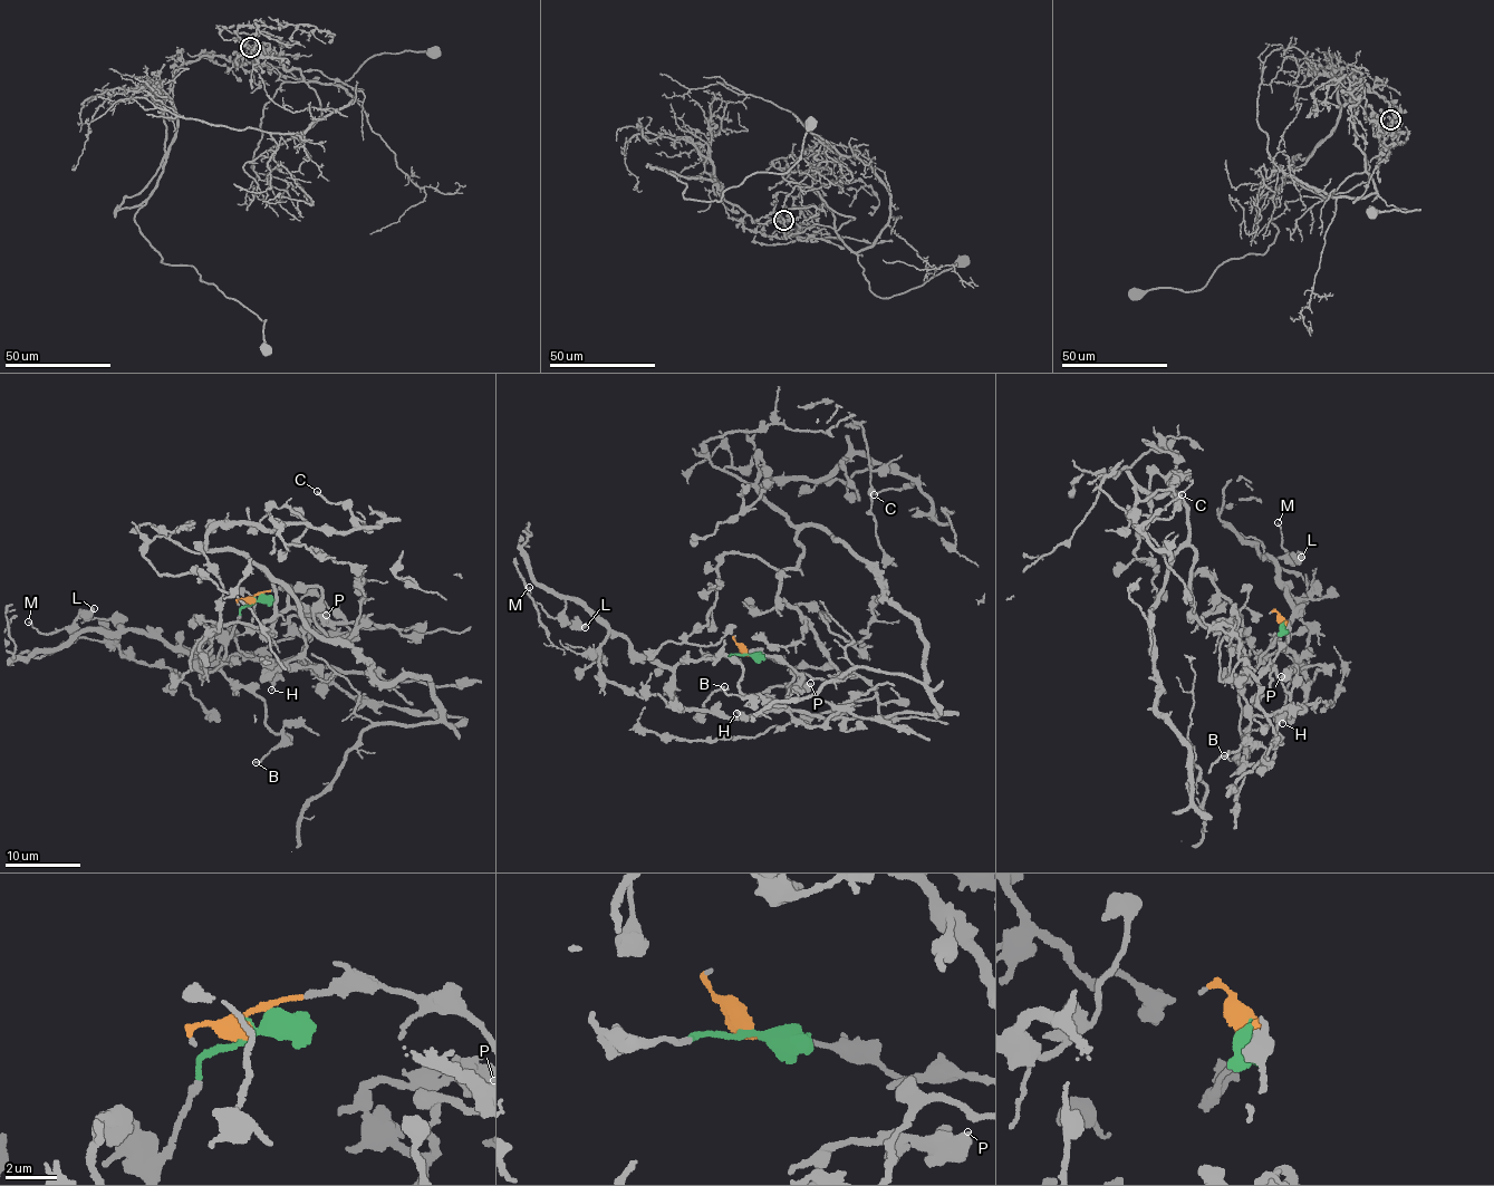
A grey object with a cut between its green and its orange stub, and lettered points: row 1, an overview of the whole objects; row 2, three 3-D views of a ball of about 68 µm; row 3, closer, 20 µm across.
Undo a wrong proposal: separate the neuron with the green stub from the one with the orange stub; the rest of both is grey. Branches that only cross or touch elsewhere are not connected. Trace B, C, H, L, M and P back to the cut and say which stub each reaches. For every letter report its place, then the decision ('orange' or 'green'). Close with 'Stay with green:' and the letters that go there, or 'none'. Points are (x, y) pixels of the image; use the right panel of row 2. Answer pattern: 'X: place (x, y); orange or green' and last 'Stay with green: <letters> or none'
B: place (1224, 755); green
C: place (1182, 494); orange
H: place (1282, 723); green
L: place (1301, 557); green
M: place (1278, 522); green
P: place (1281, 676); green
Stay with green: B, H, L, M, P

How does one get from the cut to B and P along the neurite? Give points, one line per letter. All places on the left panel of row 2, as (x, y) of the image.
B: (253, 600), (240, 609), (222, 669), (228, 681), (264, 703), (266, 726), (281, 736), (256, 762)
P: (253, 600), (240, 609), (222, 665), (204, 667), (196, 656), (288, 661), (306, 642), (289, 618), (327, 615)

